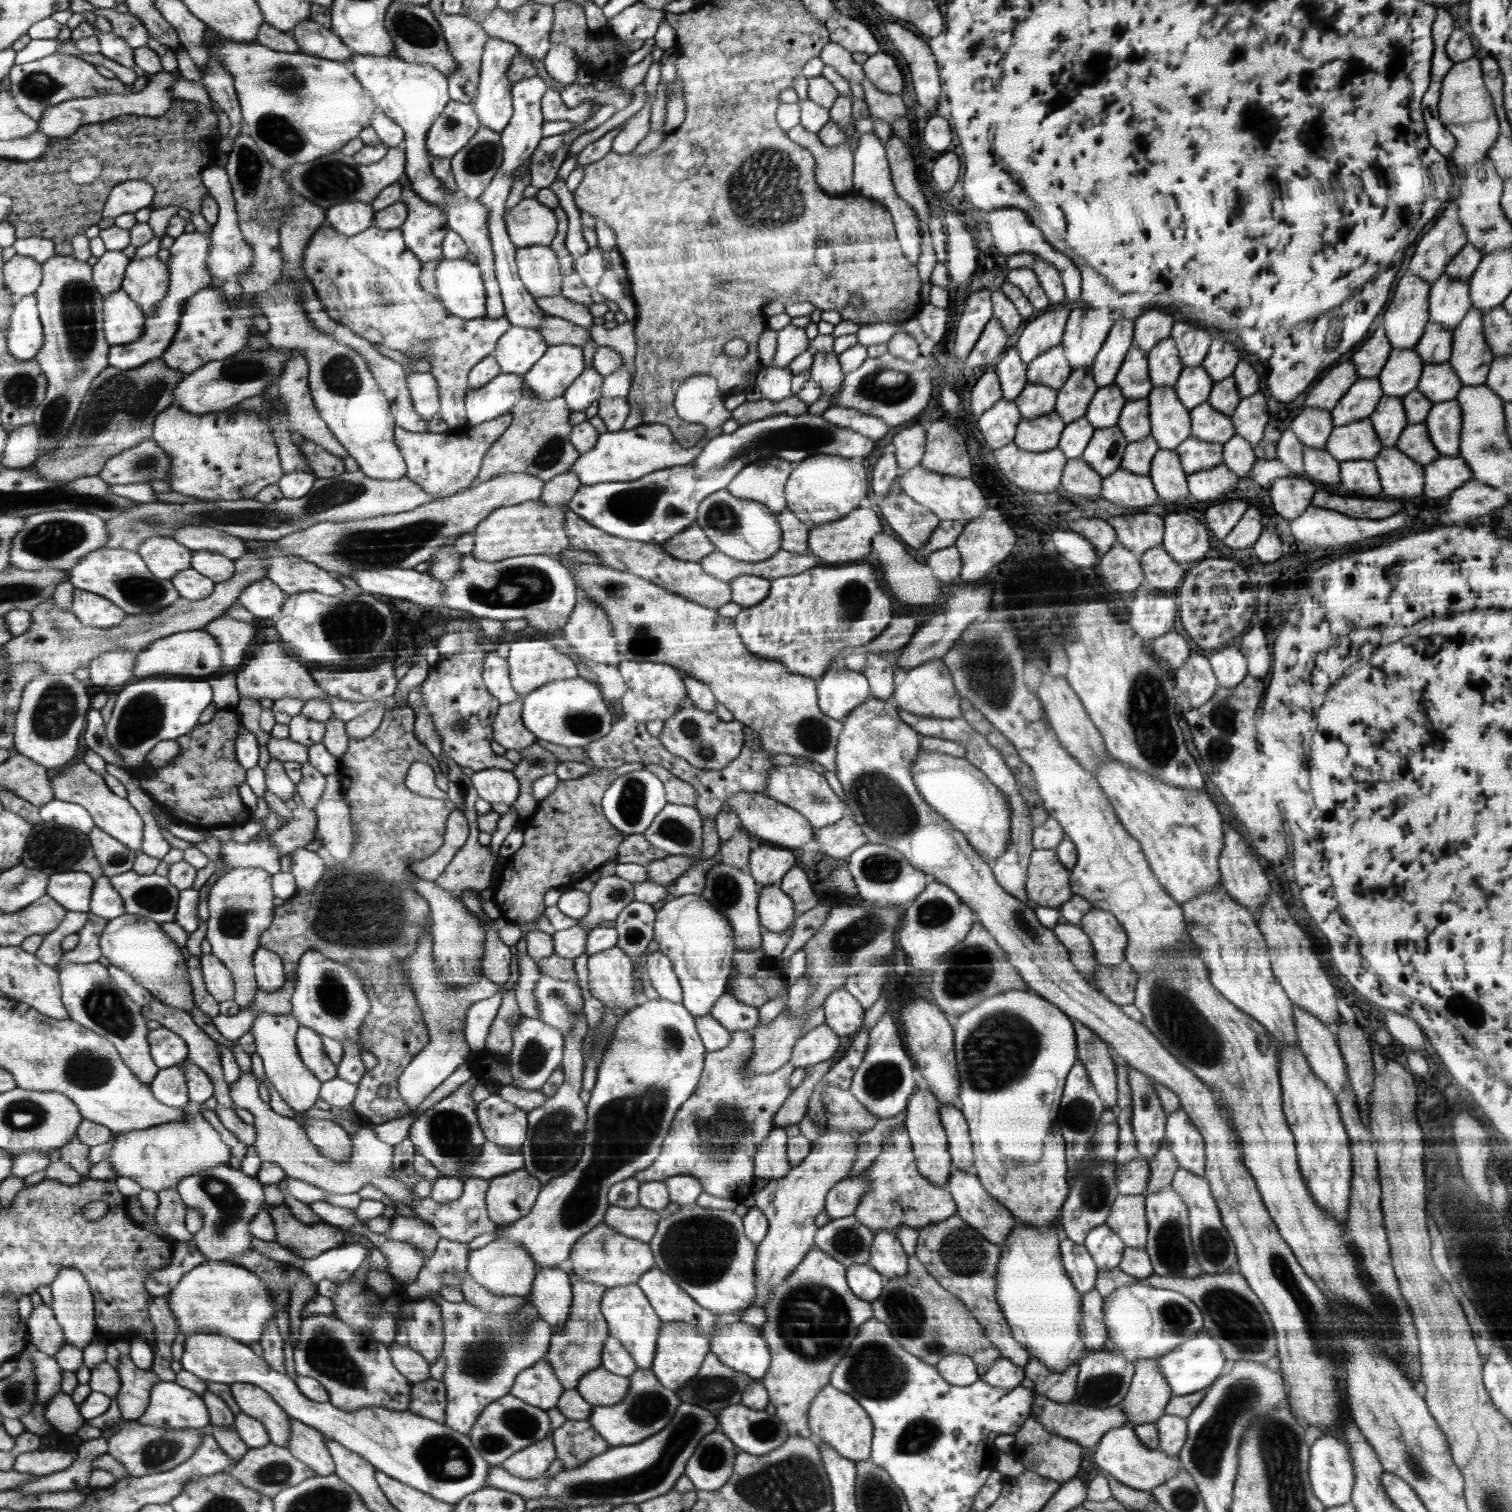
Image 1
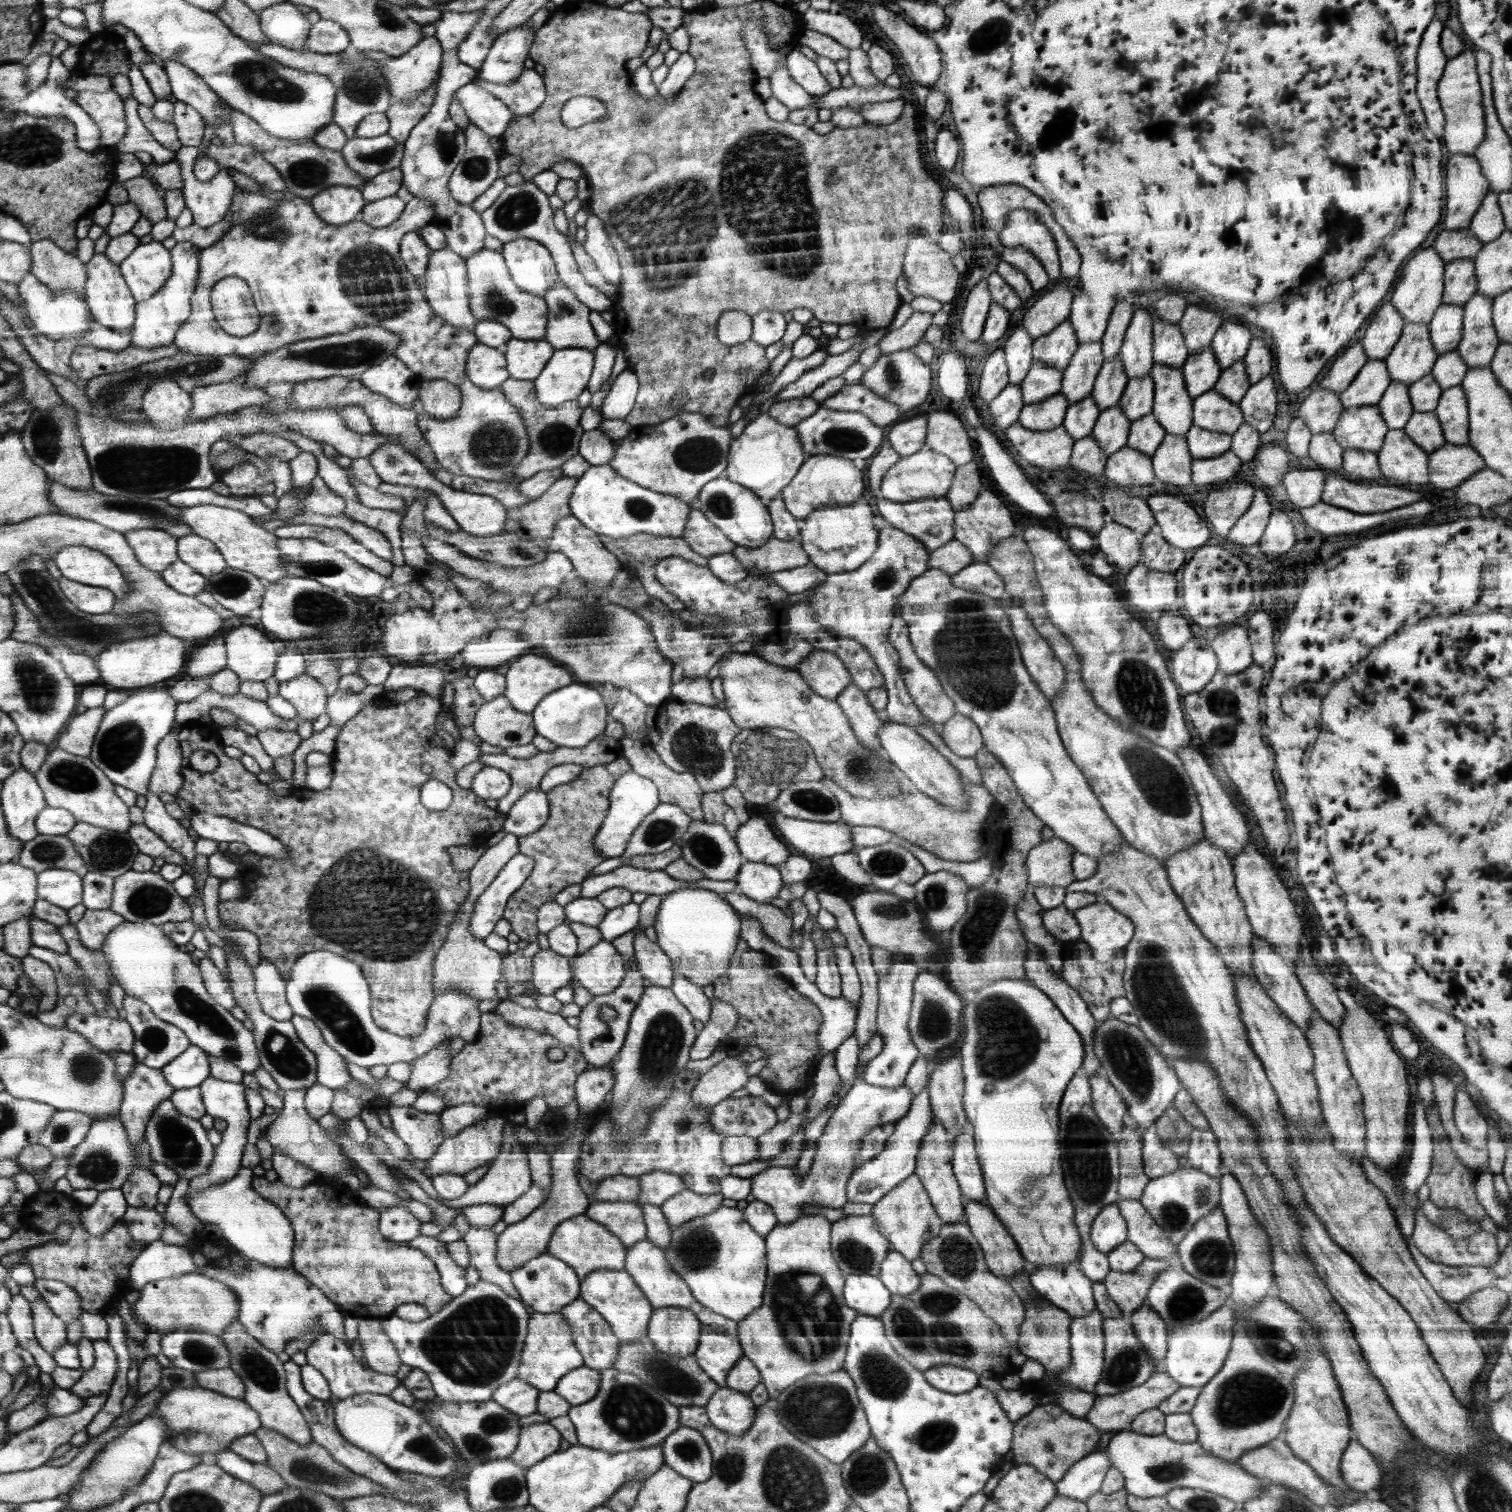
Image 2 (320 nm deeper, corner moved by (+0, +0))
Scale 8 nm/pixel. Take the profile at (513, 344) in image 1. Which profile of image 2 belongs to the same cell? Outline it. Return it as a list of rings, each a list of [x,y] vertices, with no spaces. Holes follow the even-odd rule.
[[[512,337],[506,343],[504,357],[508,360],[508,372],[515,380],[537,379],[546,367],[555,348],[545,339],[520,340]]]

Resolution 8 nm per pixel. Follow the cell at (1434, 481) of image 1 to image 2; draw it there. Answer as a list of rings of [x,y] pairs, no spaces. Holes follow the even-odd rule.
[[[1444,443],[1429,454],[1430,482],[1436,488],[1454,488],[1472,474],[1480,472],[1486,464],[1477,450],[1469,444]]]

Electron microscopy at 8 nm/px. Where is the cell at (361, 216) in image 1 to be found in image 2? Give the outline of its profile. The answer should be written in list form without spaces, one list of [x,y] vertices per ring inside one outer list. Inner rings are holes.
[[[336,185],[314,195],[310,203],[325,221],[341,225],[356,220],[368,202],[364,199],[362,189]]]

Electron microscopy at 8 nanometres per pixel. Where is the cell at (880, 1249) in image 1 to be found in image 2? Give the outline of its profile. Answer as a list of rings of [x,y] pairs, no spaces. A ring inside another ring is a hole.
[[[889,1251],[882,1262],[879,1277],[892,1294],[906,1296],[919,1290],[920,1276],[912,1270],[907,1257],[898,1251]]]

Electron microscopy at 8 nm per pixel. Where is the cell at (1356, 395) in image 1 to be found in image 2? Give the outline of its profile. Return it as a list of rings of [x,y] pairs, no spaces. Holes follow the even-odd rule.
[[[1367,360],[1367,364],[1360,369],[1356,379],[1339,394],[1343,410],[1376,405],[1390,383],[1392,381],[1384,361]]]

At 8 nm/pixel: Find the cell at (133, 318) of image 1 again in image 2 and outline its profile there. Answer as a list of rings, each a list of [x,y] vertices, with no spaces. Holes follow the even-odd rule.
[[[104,253],[94,254],[85,262],[88,268],[88,280],[86,284],[85,301],[91,309],[91,315],[99,326],[106,329],[126,331],[135,322],[135,309],[138,302],[132,296],[131,289],[123,276],[122,270]]]

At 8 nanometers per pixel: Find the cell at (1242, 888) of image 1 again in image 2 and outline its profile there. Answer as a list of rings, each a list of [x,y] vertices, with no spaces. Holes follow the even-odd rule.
[[[1192,744],[1183,748],[1177,755],[1182,761],[1184,770],[1188,773],[1193,787],[1196,789],[1196,796],[1201,806],[1201,819],[1203,820],[1205,838],[1210,840],[1212,846],[1222,849],[1233,865],[1236,855],[1239,855],[1250,842],[1244,816],[1238,814],[1238,810],[1234,808],[1232,800],[1228,798],[1228,794],[1218,782],[1218,778],[1212,774],[1210,765]]]

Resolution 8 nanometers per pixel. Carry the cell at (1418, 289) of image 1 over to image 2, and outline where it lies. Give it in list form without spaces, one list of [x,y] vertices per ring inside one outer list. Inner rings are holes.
[[[1432,246],[1417,252],[1402,269],[1400,281],[1392,292],[1391,303],[1406,323],[1428,324],[1436,309],[1443,303],[1445,262]]]

